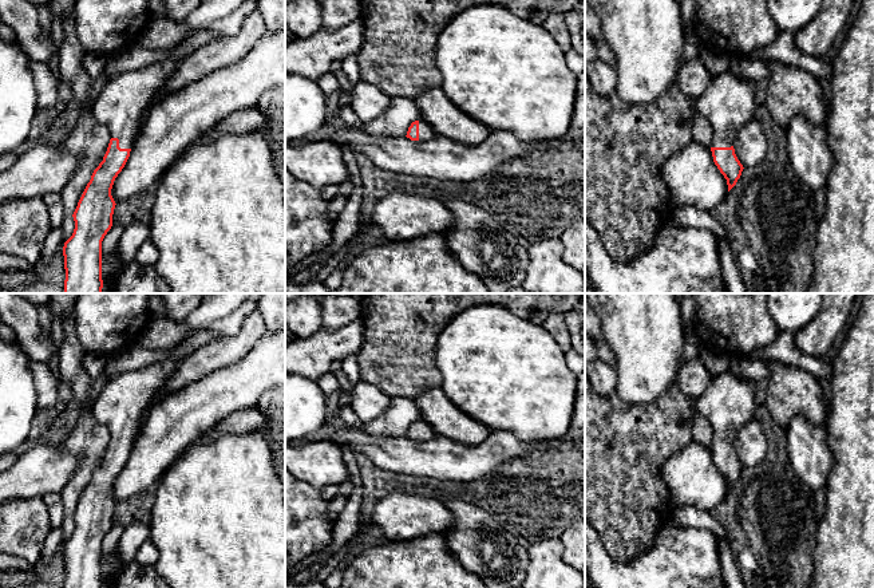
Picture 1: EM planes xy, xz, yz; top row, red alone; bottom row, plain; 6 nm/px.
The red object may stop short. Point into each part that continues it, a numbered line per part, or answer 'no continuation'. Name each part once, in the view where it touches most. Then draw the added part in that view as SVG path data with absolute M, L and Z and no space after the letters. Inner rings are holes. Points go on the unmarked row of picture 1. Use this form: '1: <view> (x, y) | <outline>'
1: xy (122, 405) | M186 356L115 375L95 398L92 415L110 430L111 438L119 439L120 449L133 447L153 400Z

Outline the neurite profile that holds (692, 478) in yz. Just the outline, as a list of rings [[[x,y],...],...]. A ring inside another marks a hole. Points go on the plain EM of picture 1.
[[[693,439],[661,467],[663,482],[676,506],[695,506],[711,512],[727,496],[728,485],[713,462],[711,447]]]

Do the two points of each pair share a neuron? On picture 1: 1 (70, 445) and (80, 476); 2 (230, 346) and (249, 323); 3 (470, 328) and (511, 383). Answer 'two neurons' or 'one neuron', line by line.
1: one neuron
2: one neuron
3: one neuron

